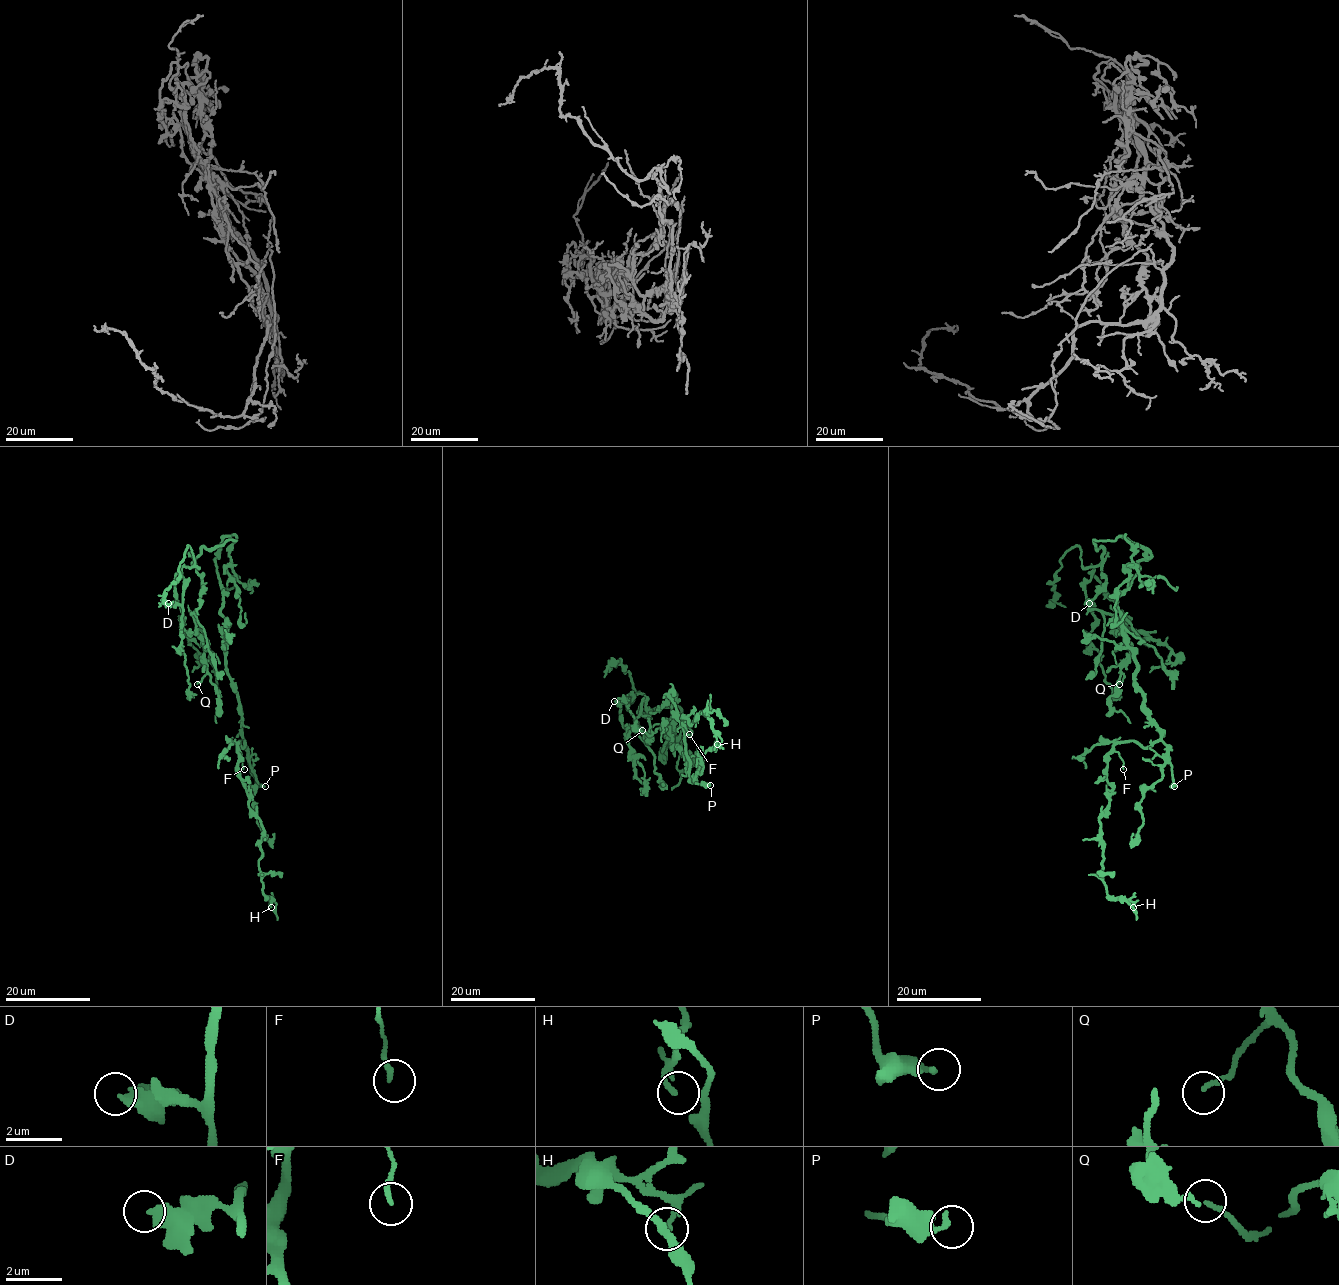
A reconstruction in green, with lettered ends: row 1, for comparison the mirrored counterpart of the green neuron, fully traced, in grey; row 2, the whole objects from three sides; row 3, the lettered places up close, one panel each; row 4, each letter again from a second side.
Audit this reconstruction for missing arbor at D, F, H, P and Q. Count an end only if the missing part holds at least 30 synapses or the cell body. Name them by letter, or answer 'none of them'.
none of them

